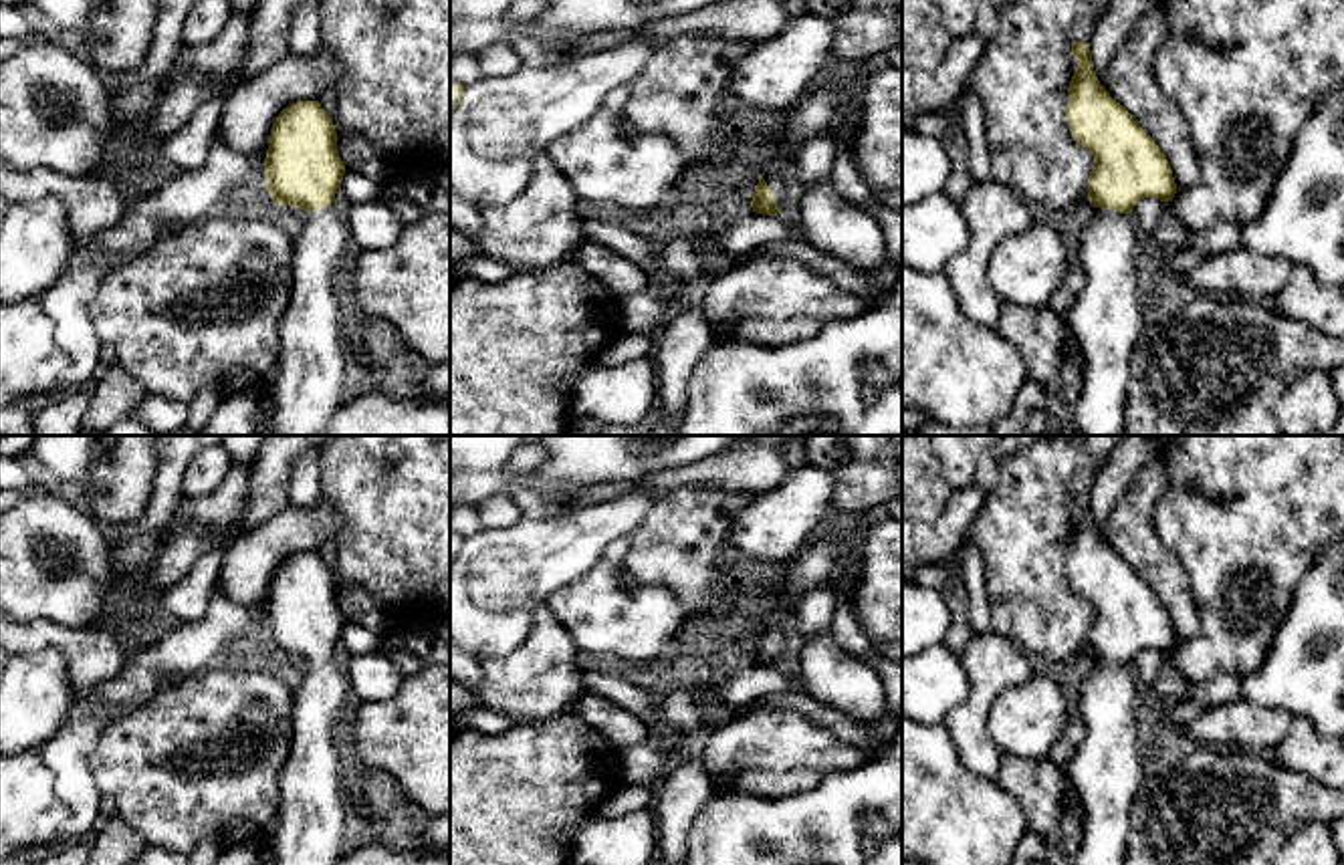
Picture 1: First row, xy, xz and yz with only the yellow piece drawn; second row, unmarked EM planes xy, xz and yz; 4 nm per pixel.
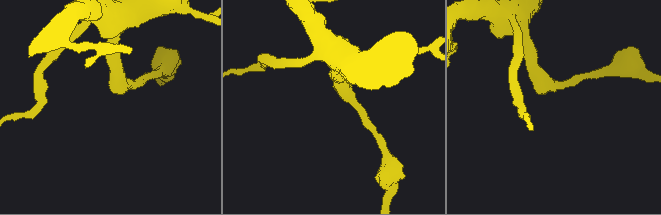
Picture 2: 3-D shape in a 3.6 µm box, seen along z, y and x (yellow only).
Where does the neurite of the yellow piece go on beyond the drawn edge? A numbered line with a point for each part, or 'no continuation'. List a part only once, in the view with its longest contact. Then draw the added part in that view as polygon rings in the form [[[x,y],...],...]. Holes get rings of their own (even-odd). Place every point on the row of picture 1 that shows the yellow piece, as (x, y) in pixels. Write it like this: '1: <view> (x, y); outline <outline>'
1: xz (775, 184); outline [[[761,171],[761,175],[763,175],[765,183],[769,186],[769,190],[775,192],[775,206],[781,208],[783,202],[785,202],[785,186],[783,186],[783,181],[779,177],[771,177],[771,175],[763,173],[763,171]]]

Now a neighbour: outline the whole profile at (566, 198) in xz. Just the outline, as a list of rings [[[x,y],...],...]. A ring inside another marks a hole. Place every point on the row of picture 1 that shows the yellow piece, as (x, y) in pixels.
[[[541,153],[533,181],[513,202],[476,208],[480,230],[472,242],[519,272],[567,262],[589,240],[577,202],[575,190]]]

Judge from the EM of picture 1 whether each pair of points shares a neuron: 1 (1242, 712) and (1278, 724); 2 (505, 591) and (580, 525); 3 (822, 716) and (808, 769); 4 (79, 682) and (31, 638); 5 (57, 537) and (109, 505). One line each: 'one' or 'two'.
1: one
2: one
3: two
4: one
5: two

